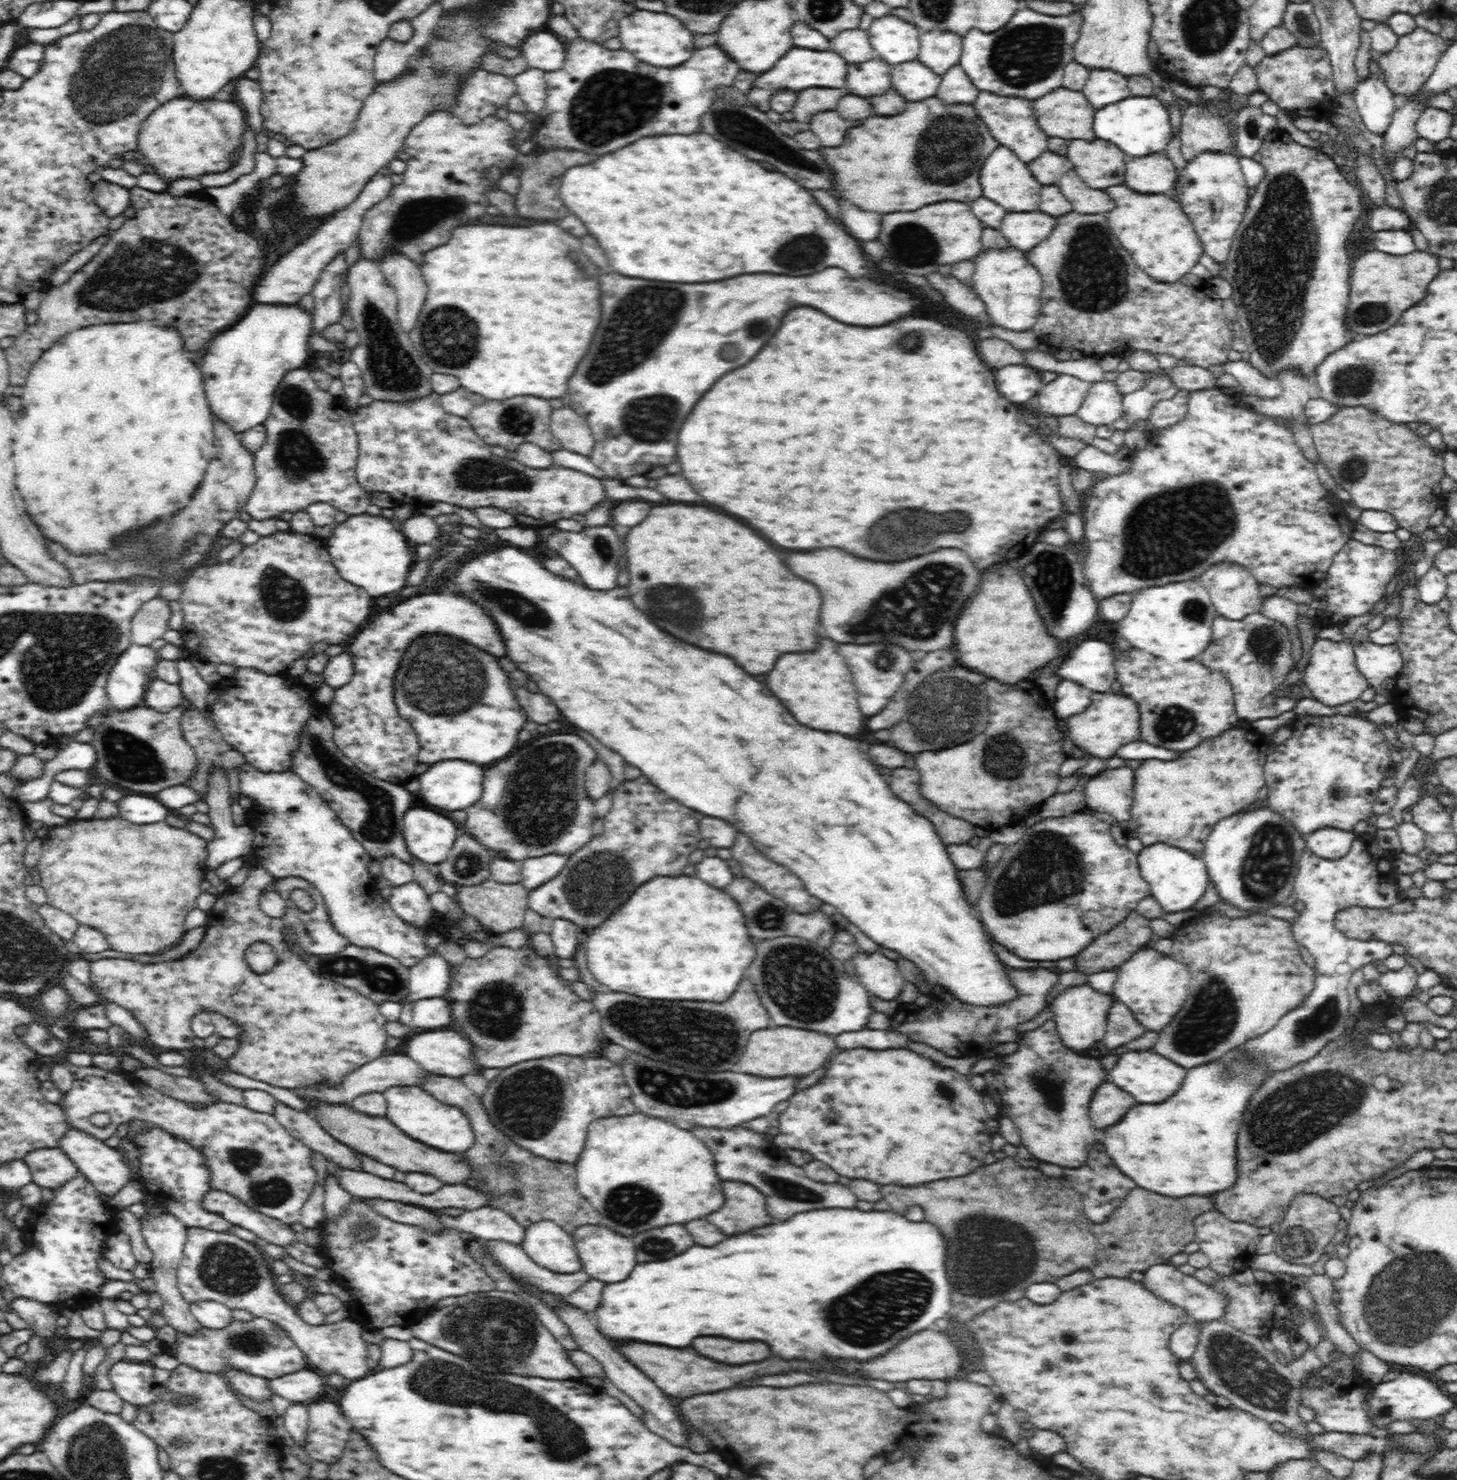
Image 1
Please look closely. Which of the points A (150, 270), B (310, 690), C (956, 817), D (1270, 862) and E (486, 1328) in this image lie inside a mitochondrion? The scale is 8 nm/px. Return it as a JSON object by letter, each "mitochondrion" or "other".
{"A":"mitochondrion","B":"other","C":"other","D":"mitochondrion","E":"mitochondrion"}

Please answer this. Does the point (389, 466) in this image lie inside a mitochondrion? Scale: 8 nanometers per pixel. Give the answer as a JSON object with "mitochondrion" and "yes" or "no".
{"mitochondrion":"no"}

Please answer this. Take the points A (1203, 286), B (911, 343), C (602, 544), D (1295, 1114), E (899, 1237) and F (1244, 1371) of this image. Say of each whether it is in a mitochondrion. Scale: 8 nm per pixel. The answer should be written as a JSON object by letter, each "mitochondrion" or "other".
{"A":"other","B":"mitochondrion","C":"mitochondrion","D":"mitochondrion","E":"other","F":"mitochondrion"}

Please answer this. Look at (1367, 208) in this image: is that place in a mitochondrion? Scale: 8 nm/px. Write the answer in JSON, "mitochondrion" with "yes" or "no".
{"mitochondrion":"no"}

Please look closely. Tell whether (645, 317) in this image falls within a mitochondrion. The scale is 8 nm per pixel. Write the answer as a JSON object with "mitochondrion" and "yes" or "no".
{"mitochondrion":"yes"}

